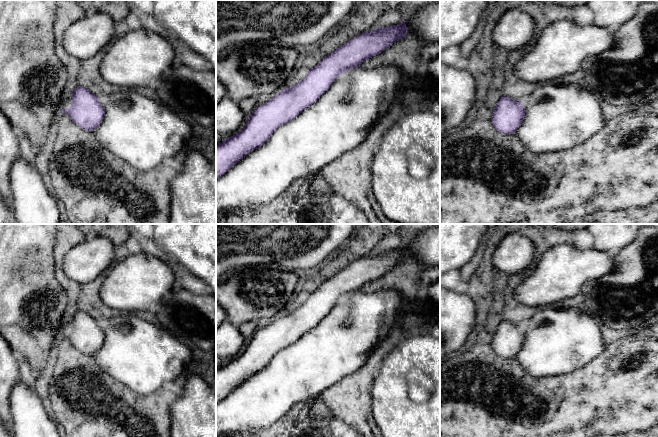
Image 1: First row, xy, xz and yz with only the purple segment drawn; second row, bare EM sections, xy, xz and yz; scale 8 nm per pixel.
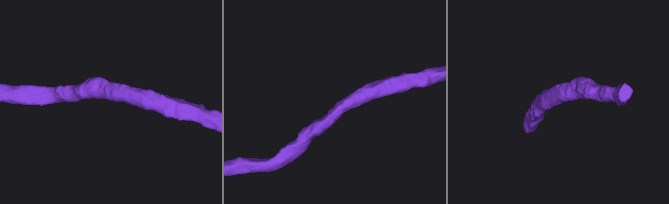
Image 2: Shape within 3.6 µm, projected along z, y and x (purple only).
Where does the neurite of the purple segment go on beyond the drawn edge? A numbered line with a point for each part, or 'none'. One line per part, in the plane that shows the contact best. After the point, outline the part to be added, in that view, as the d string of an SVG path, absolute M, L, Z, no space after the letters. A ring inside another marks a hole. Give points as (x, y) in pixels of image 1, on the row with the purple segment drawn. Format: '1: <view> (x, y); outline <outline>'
1: xz (343, 116); outline M394 65L353 68L340 75L310 107L275 130L261 147L216 180L216 210L259 207L281 195L295 180L315 174L361 144L396 100L406 76Z

